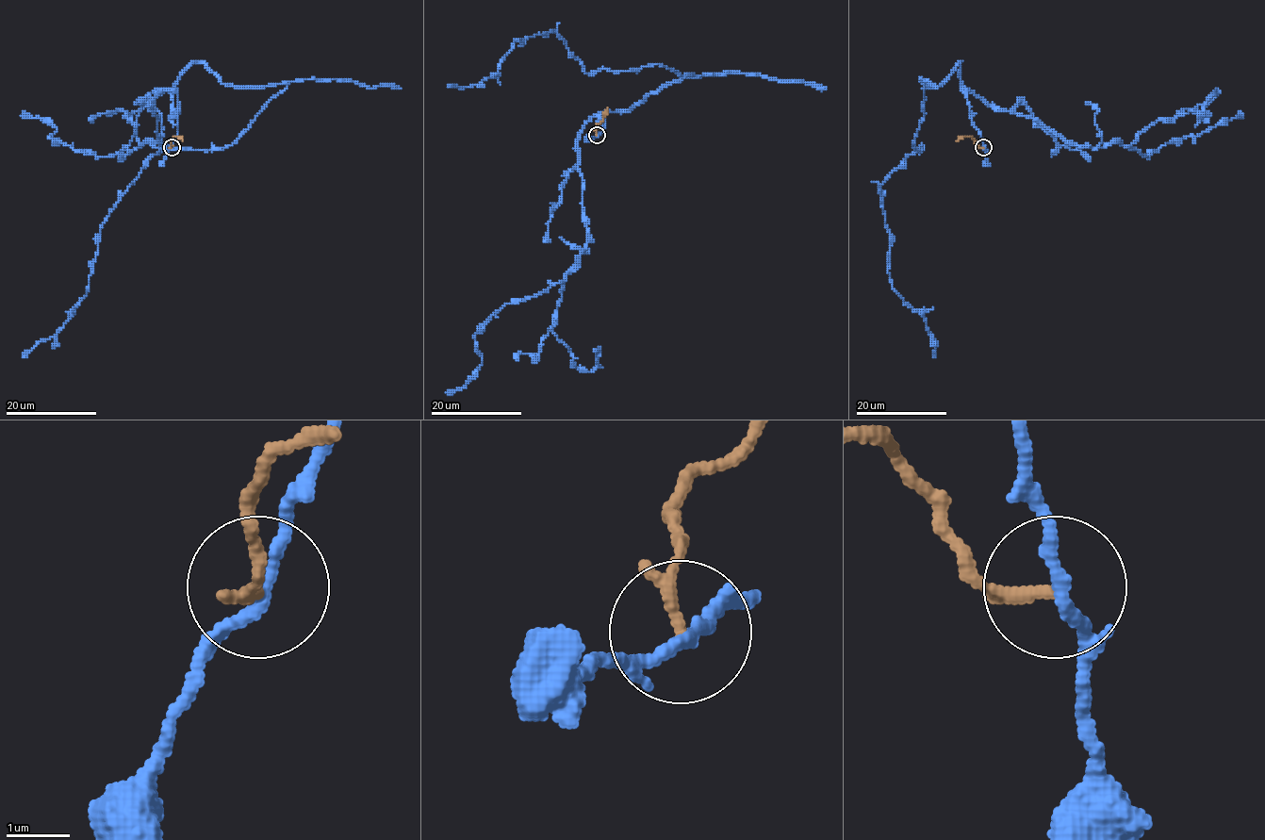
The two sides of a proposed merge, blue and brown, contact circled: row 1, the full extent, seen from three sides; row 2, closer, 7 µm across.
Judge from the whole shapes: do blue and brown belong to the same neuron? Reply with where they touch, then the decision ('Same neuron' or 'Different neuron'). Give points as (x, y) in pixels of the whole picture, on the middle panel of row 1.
Place: (597, 135). Different neuron

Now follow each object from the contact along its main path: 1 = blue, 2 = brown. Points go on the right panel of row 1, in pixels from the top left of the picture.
1: (984, 147), (960, 61), (923, 84), (922, 149), (879, 185), (892, 288), (933, 356)
2: (984, 147), (979, 147), (969, 136), (955, 140)

